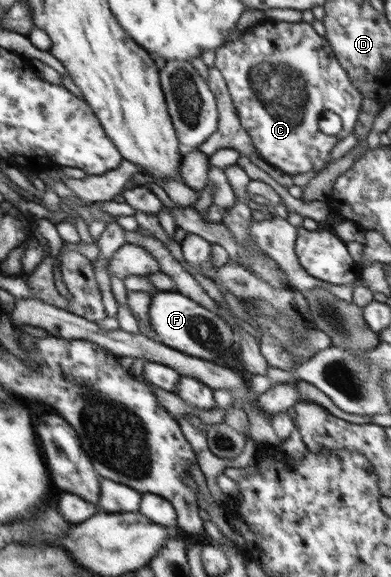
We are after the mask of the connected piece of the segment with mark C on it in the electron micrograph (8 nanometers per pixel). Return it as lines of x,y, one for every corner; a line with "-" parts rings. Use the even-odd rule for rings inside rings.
265,21
254,25
249,30
242,32
241,35
232,42
227,42
225,45
216,49
215,68
217,68
226,81
233,105
237,110
238,118
243,129
247,131
251,137
253,145
257,148
258,155
269,165
273,165
275,169
283,171
285,175
305,174
309,172
321,171
325,169
325,165
330,160
330,155
333,147
341,141
341,138
354,133
357,125
358,115
362,106
361,92
351,83
344,67
338,62
332,47
329,45
327,38
317,34
313,25
307,22
290,23
285,21

